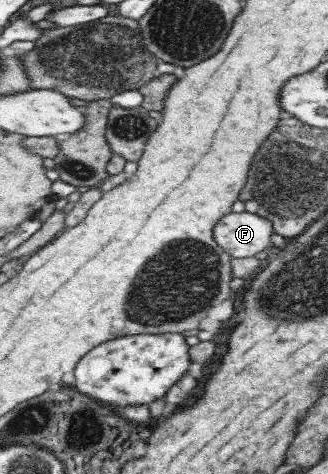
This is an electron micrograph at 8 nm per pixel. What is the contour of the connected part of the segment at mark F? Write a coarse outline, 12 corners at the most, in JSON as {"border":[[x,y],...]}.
{"border":[[230,212],[213,229],[232,258],[268,250],[274,224]]}

